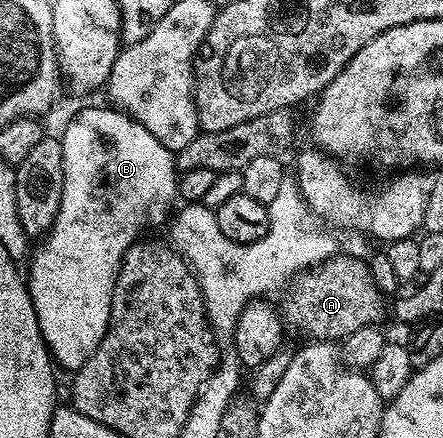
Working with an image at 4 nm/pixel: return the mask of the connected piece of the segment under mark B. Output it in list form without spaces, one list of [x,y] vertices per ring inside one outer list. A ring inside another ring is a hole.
[[[115,108],[108,109],[84,109],[62,132],[62,140],[64,142],[64,186],[62,187],[62,203],[58,207],[58,215],[54,219],[52,228],[48,230],[46,236],[39,242],[40,245],[31,250],[30,260],[27,262],[28,273],[26,269],[26,284],[28,286],[28,294],[34,303],[34,311],[38,319],[38,327],[40,334],[43,335],[44,341],[48,345],[48,352],[51,353],[53,362],[61,370],[69,369],[75,371],[83,367],[86,359],[90,359],[90,355],[94,355],[94,351],[98,351],[98,343],[102,343],[102,335],[106,335],[106,327],[110,323],[110,303],[114,295],[114,287],[116,286],[116,276],[120,270],[120,264],[124,258],[124,252],[127,251],[133,243],[141,236],[140,233],[147,225],[160,225],[169,220],[170,214],[173,212],[172,200],[175,202],[178,197],[178,161],[174,156],[173,150],[162,147],[162,143],[158,143],[158,139],[154,139],[154,135],[150,135],[150,131],[146,131],[144,125],[140,125],[137,121],[132,120],[127,113]]]

